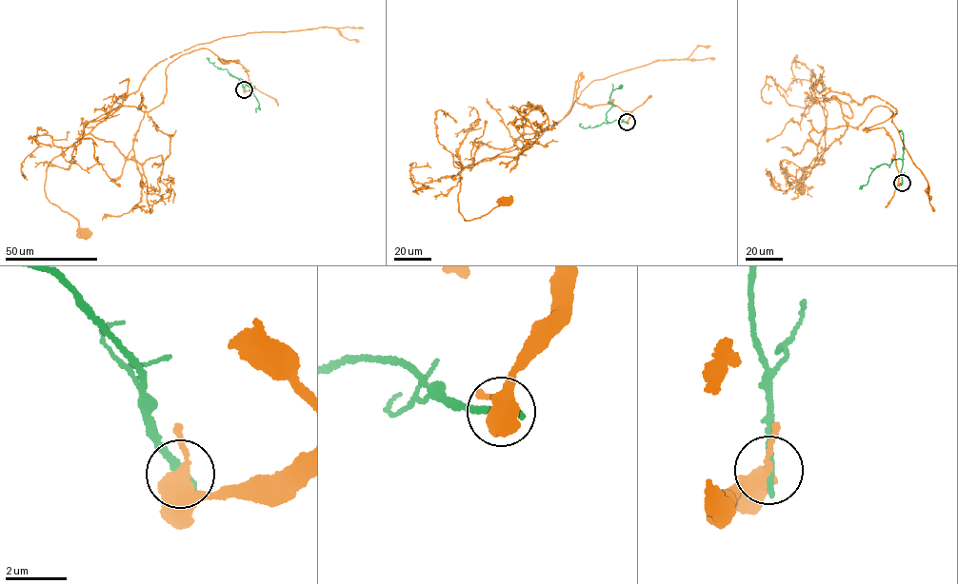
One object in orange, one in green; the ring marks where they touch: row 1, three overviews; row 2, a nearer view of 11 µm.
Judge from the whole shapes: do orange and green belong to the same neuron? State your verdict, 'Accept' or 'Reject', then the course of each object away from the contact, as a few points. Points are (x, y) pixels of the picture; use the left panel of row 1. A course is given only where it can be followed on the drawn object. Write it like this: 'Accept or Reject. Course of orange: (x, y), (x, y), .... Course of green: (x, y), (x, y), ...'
Reject. Course of orange: (244, 89), (218, 59), (238, 60), (203, 48), (168, 65), (156, 107), (90, 121), (45, 188), (84, 233). Course of green: (244, 89), (241, 82), (230, 74), (243, 80), (250, 87), (259, 104), (255, 112)

